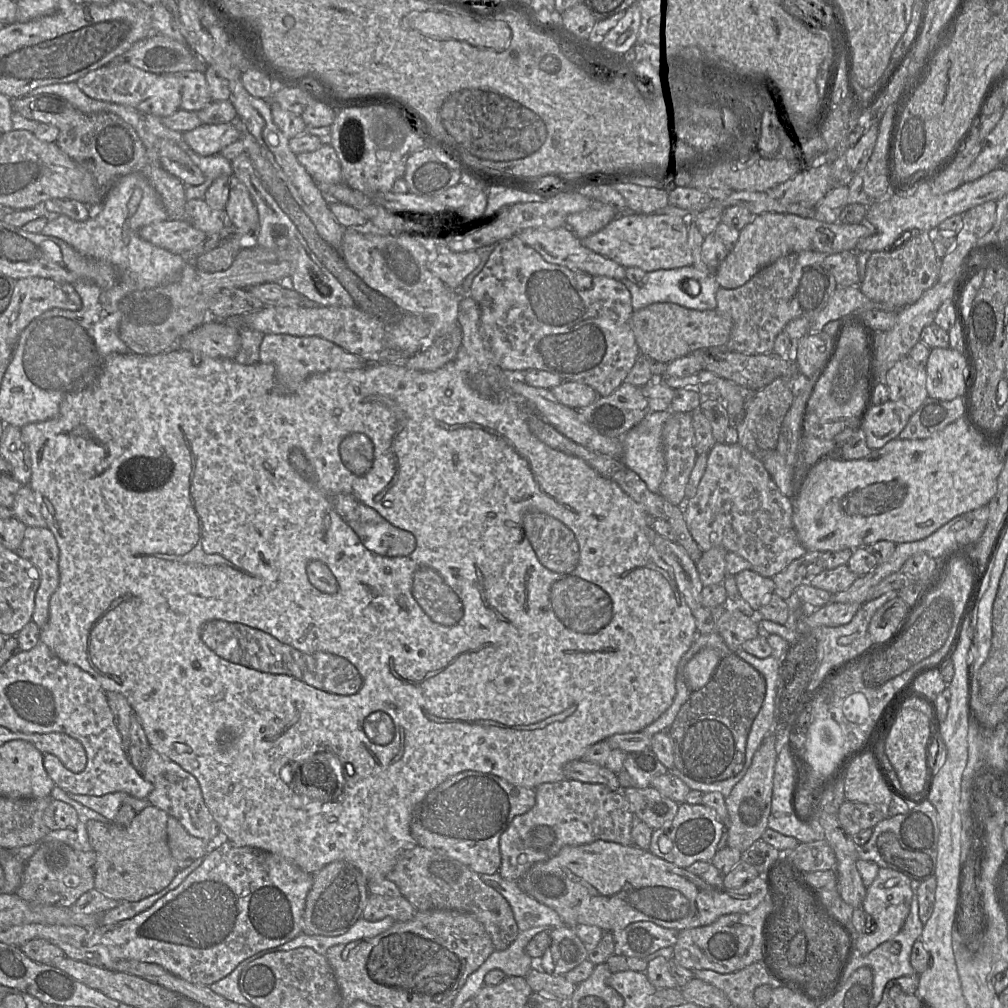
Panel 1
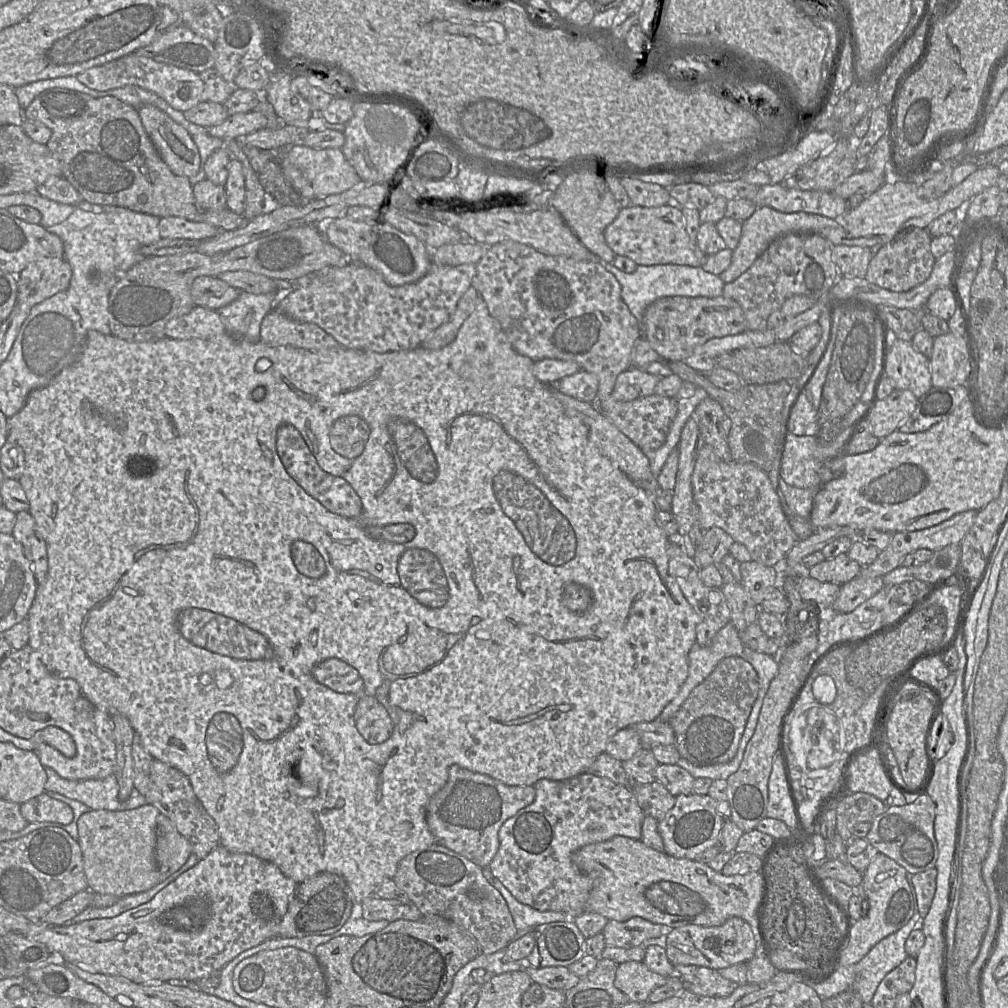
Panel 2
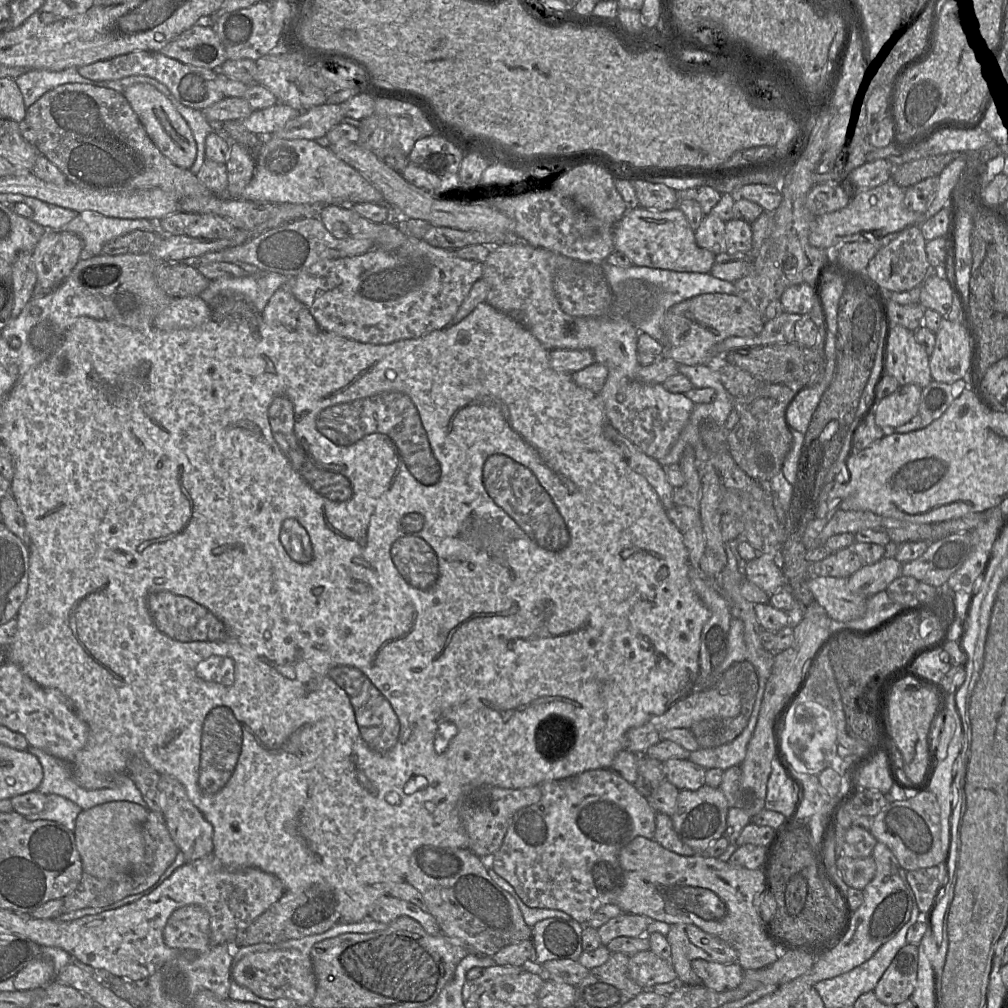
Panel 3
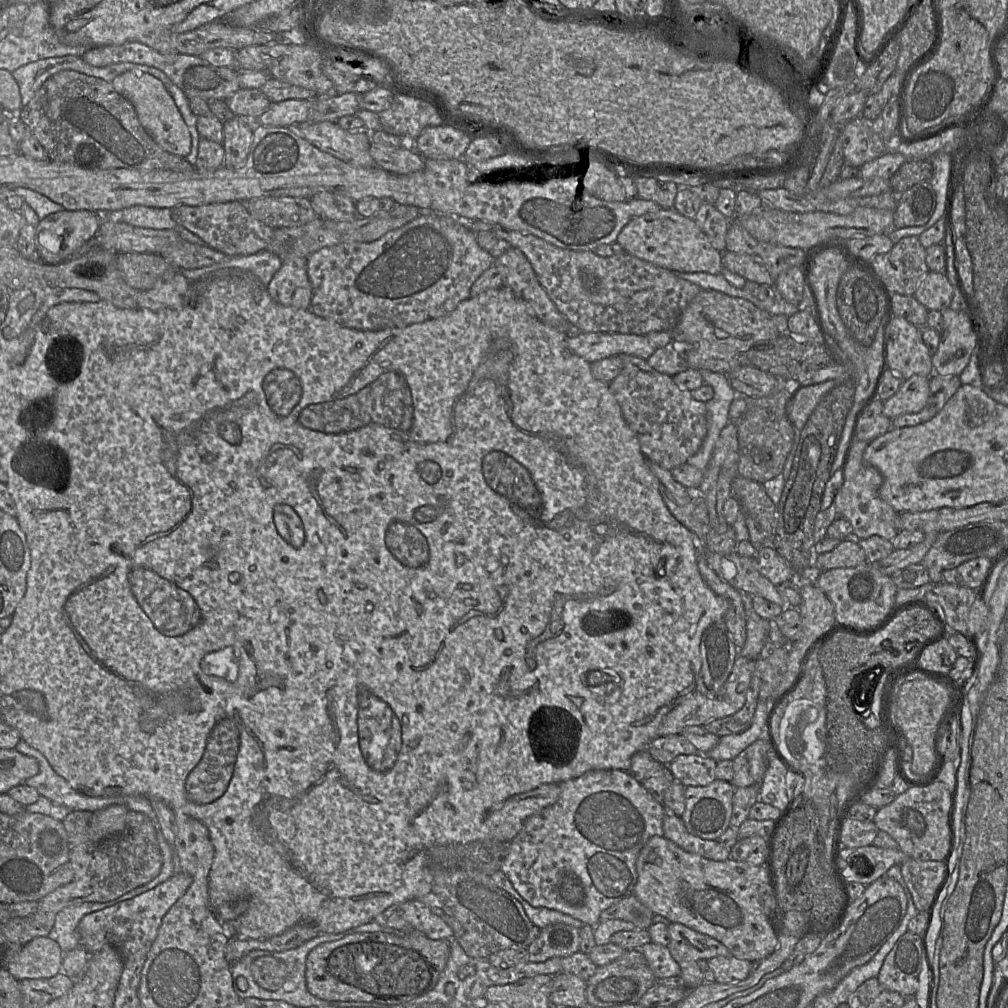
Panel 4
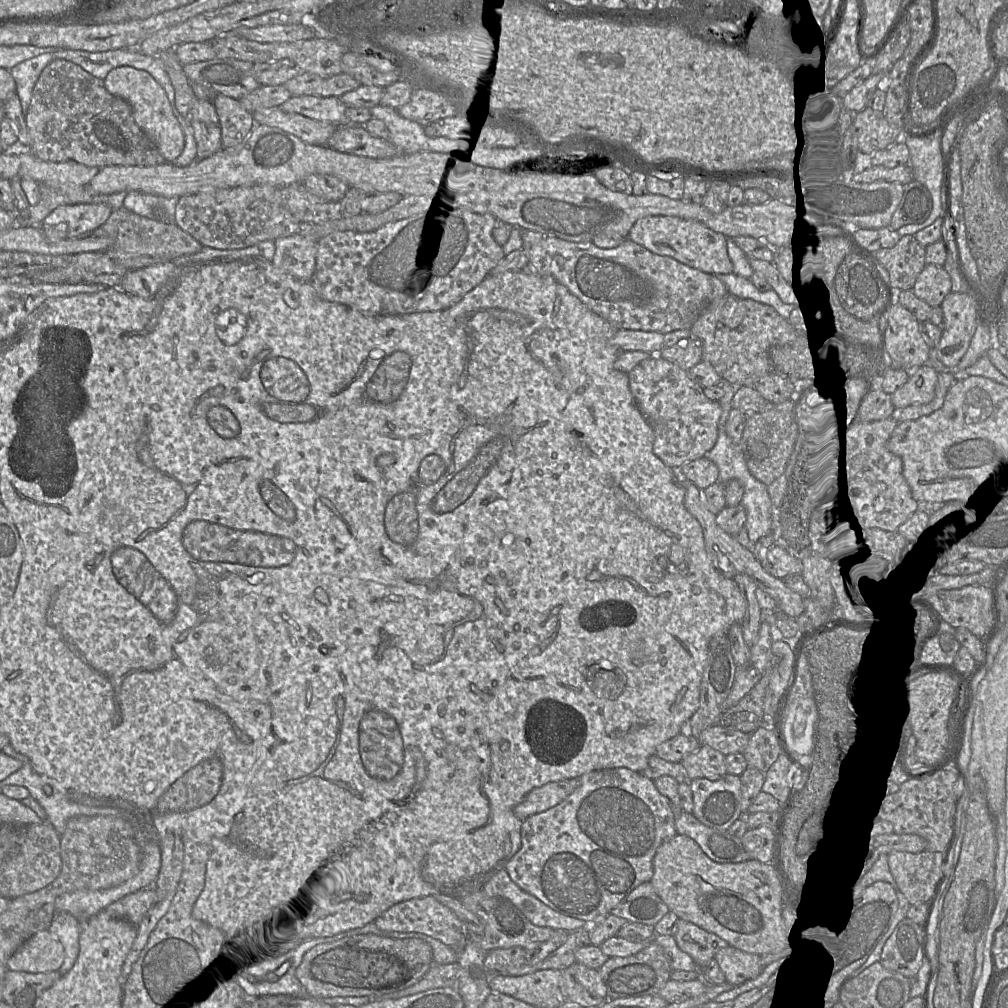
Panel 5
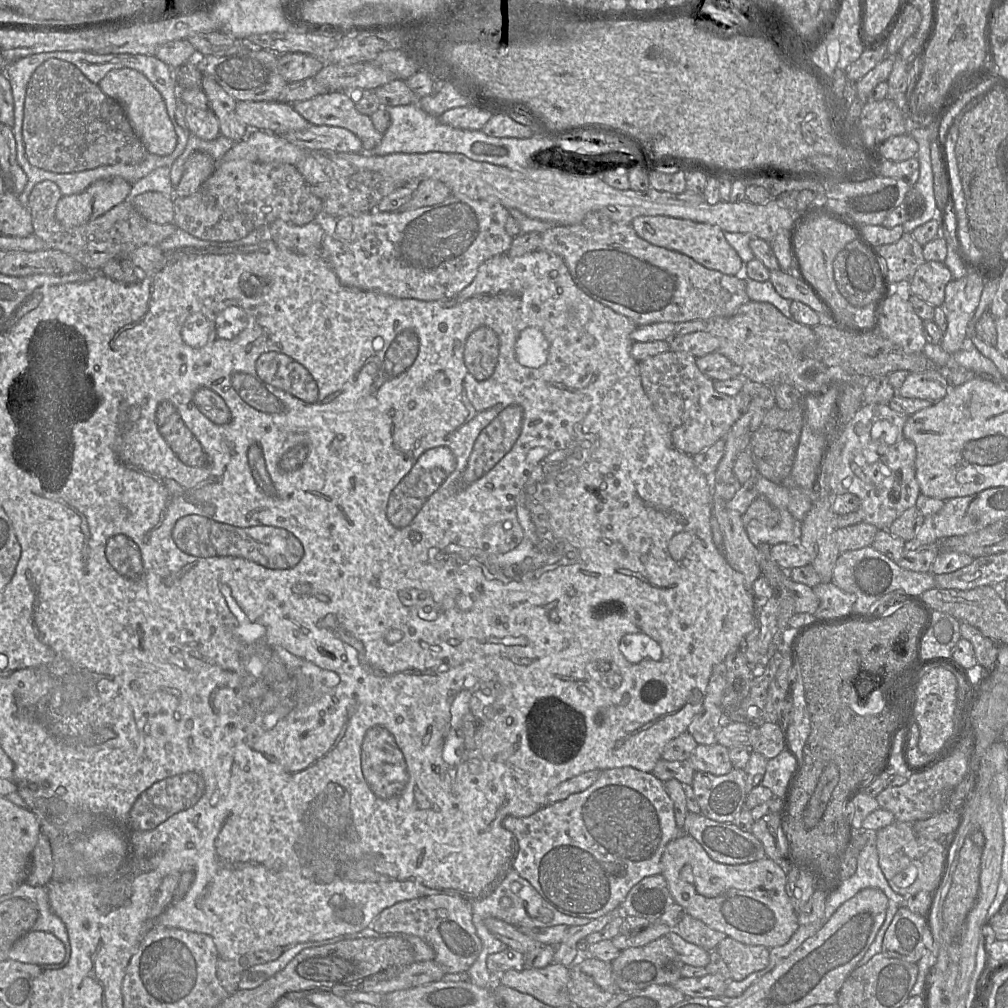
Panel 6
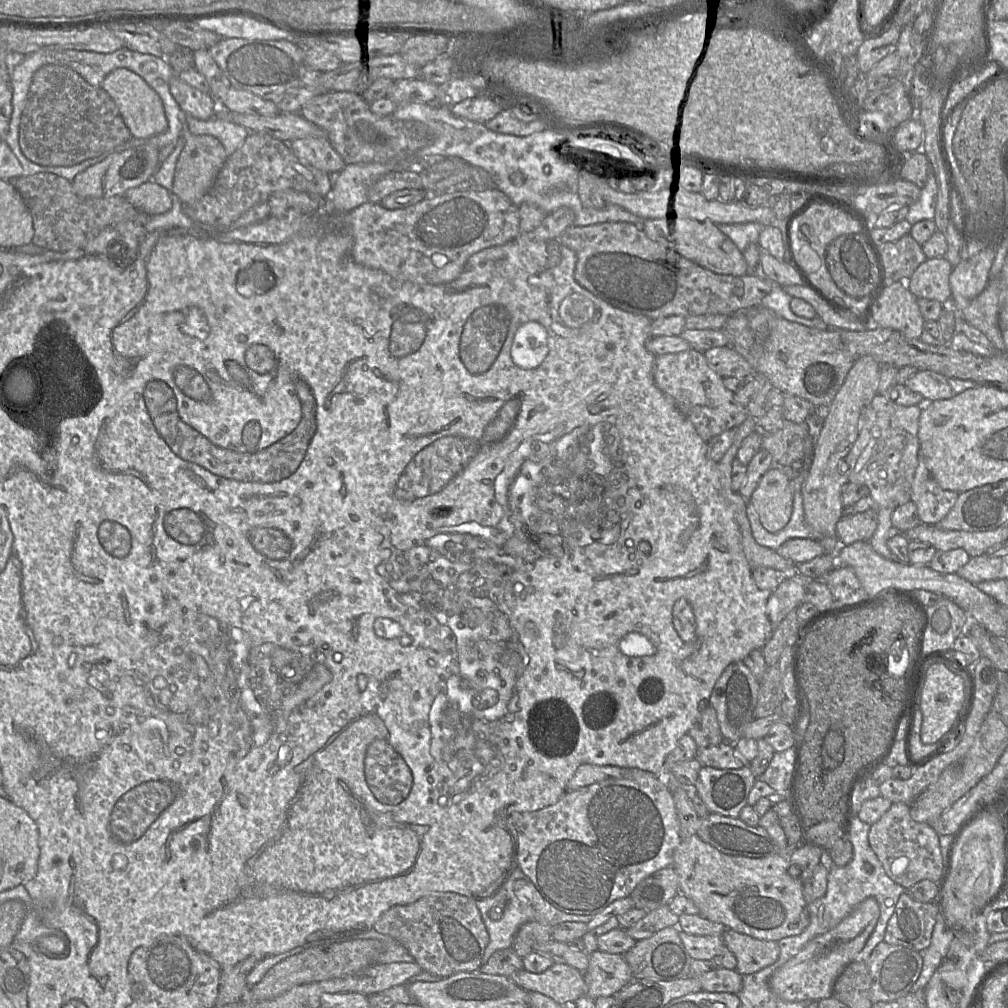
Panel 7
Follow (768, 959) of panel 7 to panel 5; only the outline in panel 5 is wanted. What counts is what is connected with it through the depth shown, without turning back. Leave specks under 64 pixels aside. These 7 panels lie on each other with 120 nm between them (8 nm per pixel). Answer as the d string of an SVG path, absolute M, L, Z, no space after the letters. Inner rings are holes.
M728 945L716 952L714 959L727 983L741 984L757 977L763 969L763 957Z

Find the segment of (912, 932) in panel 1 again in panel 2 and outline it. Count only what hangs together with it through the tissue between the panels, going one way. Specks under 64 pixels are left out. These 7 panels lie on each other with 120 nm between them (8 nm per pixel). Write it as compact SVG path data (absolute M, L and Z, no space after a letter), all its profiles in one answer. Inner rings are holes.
M909 872L906 873L906 879L909 887L912 889L912 904L914 912L911 919L895 933L892 933L879 941L859 962L845 966L840 965L836 972L825 982L819 984L809 984L809 986L811 986L816 991L822 1000L826 1000L847 990L853 990L860 994L864 1003L871 1003L881 980L890 971L900 965L901 962L903 962L908 956L905 951L906 939L914 928L920 928L920 923L923 918L921 918L917 909L915 889L911 880L912 875Z

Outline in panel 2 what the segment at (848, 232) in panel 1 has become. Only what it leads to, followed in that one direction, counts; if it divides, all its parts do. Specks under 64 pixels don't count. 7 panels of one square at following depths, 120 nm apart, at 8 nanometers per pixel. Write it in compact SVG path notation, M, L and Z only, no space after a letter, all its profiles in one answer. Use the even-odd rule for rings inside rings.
M768 206L757 207L756 211L742 224L742 232L737 247L733 250L729 267L719 277L727 284L743 274L755 260L768 248L776 238L786 234L820 234L825 228L835 228L840 219L832 219L822 215L792 212L783 213Z

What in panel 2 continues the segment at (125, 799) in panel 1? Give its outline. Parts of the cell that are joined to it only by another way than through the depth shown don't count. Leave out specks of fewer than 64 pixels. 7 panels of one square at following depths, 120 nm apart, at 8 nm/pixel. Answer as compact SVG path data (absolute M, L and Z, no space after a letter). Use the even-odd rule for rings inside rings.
M45 767L45 772L45 792L57 792L85 804L91 810L129 810L147 803L135 788L127 800L119 800L119 784L114 774L103 779L68 780L51 768Z

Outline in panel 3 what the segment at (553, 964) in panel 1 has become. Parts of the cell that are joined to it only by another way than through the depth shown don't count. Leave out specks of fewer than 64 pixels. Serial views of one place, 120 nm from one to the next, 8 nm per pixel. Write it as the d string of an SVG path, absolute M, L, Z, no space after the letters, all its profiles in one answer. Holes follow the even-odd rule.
M548 918L531 927L533 942L530 962L542 965L546 961L578 960L584 952L582 933L584 925L571 919Z

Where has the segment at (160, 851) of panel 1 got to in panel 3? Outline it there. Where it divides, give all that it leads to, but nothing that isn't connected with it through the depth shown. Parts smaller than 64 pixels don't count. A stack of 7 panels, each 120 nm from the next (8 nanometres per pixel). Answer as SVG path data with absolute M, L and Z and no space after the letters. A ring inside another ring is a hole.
M127 801L107 802L82 810L76 819L74 835L83 872L99 879L119 880L131 873L144 858L143 825L149 810Z

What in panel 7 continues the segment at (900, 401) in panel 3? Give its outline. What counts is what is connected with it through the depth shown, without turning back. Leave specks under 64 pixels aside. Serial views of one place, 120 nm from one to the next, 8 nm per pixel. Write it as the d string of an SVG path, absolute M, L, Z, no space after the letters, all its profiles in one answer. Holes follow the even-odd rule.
M918 370L905 385L911 391L920 393L926 402L950 399L955 395L948 383L948 378L930 370Z

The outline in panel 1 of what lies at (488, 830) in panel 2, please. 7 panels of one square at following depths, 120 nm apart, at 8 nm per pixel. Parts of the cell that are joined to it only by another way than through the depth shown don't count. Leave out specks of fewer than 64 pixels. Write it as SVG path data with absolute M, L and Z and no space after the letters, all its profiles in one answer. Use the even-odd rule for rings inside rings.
M464 771L449 777L413 809L410 829L416 845L453 858L478 874L498 873L500 836L514 817L536 803L534 788L513 785L490 773Z

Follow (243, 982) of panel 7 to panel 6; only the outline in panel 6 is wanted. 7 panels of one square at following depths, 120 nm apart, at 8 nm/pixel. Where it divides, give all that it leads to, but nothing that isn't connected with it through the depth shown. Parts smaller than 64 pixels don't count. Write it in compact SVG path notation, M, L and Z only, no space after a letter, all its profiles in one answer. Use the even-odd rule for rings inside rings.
M274 947L263 951L255 951L236 959L218 959L217 977L222 987L230 995L238 988L242 974L258 964L274 961L289 947Z

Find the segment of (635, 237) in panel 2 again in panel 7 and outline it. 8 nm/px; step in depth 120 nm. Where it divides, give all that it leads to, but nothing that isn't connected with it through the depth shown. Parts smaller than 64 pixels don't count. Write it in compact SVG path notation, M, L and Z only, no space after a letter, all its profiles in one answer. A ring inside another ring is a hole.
M663 215L642 219L642 230L652 240L665 244L690 256L702 267L722 275L743 276L747 263L743 252L710 220L682 215Z

